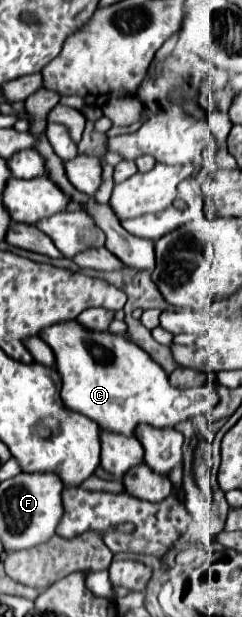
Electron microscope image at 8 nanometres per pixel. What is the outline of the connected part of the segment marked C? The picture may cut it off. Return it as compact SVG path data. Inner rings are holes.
M79 321L55 323L55 327L47 327L47 331L39 333L41 339L51 343L55 349L55 369L61 375L63 389L61 399L63 403L77 413L87 415L93 419L101 429L121 433L121 435L135 435L135 427L139 423L149 423L153 427L173 427L185 419L195 415L205 415L219 403L217 389L213 385L199 385L191 389L175 389L165 371L135 343L127 343L127 339L119 339L119 335L109 331L89 331Z

